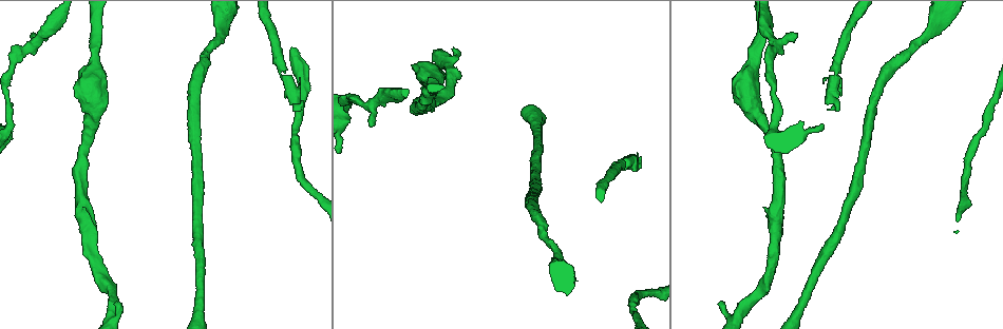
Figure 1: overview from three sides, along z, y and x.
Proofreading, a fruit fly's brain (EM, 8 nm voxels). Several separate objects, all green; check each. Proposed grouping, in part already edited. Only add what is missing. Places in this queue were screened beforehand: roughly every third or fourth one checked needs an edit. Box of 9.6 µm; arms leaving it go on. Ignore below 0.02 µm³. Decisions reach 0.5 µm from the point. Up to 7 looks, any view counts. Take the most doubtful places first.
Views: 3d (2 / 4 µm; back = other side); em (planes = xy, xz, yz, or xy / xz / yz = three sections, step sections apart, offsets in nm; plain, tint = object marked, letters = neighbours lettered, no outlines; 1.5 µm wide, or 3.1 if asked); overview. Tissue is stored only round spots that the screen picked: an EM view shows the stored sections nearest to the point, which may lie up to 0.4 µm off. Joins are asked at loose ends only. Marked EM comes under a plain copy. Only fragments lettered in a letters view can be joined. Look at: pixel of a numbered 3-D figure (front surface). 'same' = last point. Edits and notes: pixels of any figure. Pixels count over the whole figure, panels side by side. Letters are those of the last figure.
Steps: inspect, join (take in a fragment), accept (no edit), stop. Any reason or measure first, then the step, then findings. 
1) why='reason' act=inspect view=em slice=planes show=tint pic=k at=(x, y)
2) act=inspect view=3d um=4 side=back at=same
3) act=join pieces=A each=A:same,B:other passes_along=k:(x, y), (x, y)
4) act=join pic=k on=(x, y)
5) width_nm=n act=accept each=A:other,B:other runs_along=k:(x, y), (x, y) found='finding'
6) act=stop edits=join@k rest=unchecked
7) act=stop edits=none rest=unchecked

why='an open end' act=inspect view=3d um=4 pic=1 at=(301, 108)

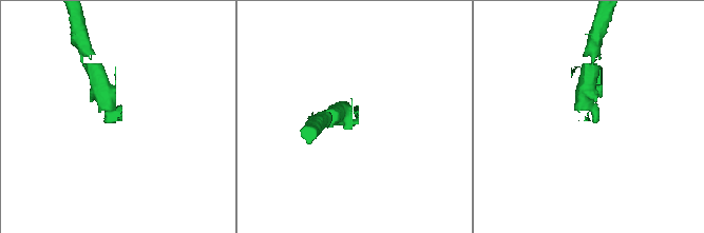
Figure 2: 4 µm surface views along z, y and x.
act=inspect view=em slice=planes show=letters pic=2 at=(358, 108)

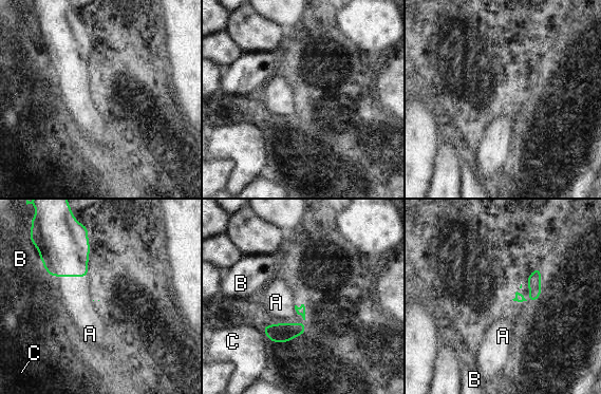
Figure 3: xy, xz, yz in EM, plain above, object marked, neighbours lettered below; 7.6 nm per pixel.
longest_contact=A:340nm act=join pieces=A each=A:same,B:other,C:other passes_along=3:(281, 332), (284, 323), (276, 302) found='it goes on there'

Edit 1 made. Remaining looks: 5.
why='see it whole again' act=inspect view=overview

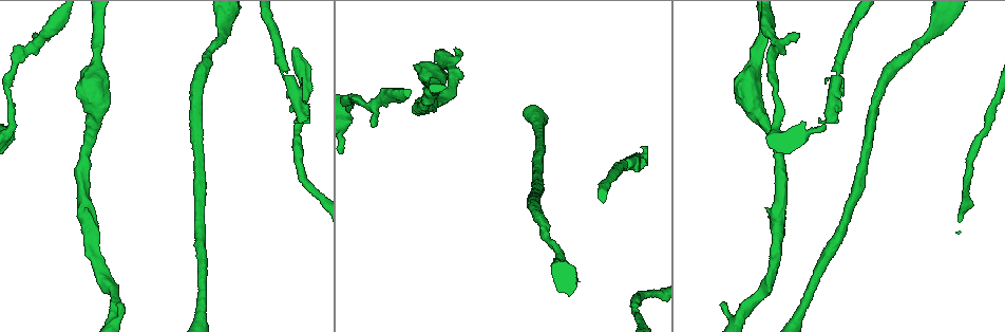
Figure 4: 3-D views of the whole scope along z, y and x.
why='an open end' act=inspect view=3d um=4 pic=4 at=(797, 33)

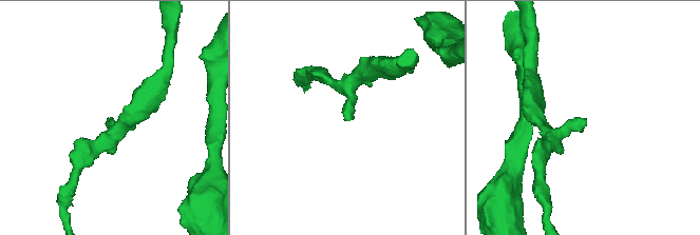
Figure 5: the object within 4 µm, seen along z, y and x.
act=inspect view=em slice=planes show=letters pic=5 at=(348, 118)

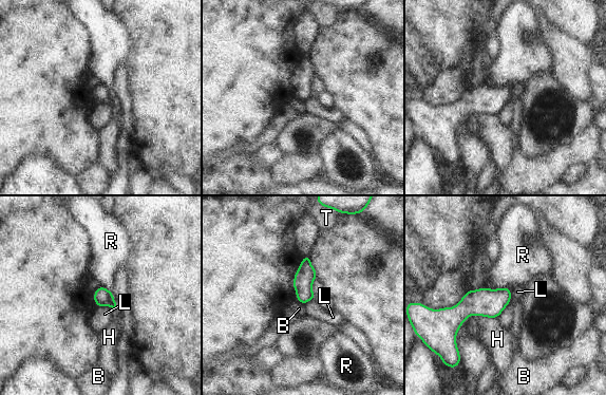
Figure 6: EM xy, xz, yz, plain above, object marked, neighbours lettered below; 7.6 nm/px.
longest_contact=H:320nm act=accept each=B:other,H:other,L:other,R:other,T:other border=6:(511, 288), (511, 300), (497, 317) found='no lettered fragment goes on from it'

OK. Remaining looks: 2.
why='branch stops here' act=inspect view=em slice=xz step=8 show=letters pic=4 at=(720, 303)

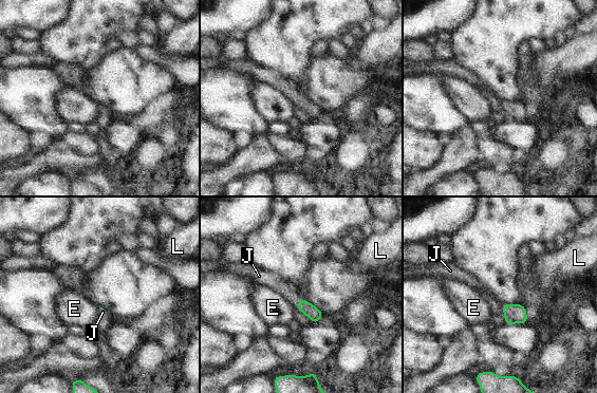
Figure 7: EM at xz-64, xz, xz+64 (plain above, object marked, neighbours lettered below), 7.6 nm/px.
act=join pieces=J each=E:other,J:same,L:other passes_along=7:(314, 314), (297, 303), (274, 281) found='the neuron continues'

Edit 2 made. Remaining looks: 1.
act=stop edits=join@3,join@7 rest=unchecked

